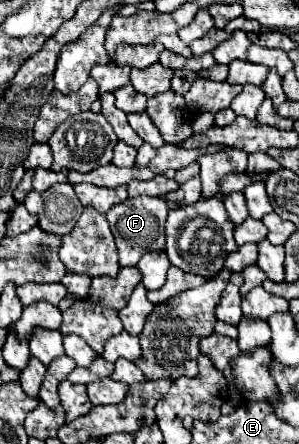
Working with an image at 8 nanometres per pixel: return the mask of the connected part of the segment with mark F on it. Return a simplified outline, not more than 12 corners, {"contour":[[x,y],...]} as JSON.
{"contour":[[128,197],[110,223],[120,267],[146,251],[164,253],[168,205]]}

